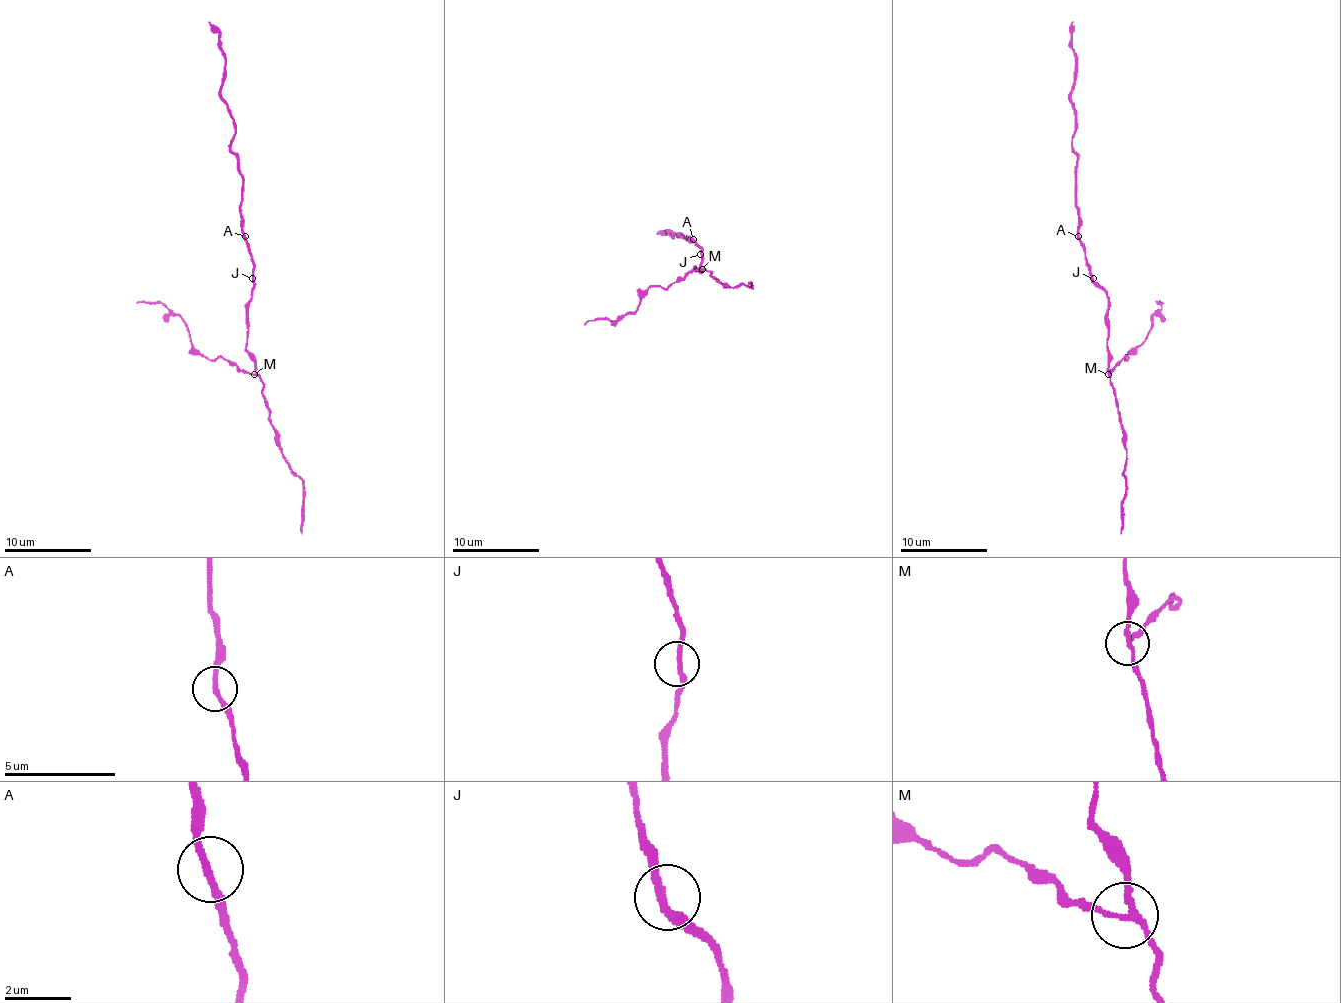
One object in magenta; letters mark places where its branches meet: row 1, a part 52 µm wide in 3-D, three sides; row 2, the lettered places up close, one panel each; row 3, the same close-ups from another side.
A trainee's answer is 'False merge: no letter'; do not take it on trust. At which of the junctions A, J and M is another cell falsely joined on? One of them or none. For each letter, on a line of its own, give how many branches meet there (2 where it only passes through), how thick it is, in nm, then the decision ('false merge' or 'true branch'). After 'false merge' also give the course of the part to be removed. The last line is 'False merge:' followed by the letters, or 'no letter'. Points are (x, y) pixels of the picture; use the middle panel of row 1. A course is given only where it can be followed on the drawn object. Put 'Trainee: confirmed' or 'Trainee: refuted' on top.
Trainee: refuted
A: 2 | 190 nm | true branch
J: 2 | 220 nm | true branch
M: 3 | 150 nm | false merge | (702, 269), (691, 271), (667, 287), (649, 287), (638, 306), (614, 322), (588, 320), (584, 324)
False merge: M

